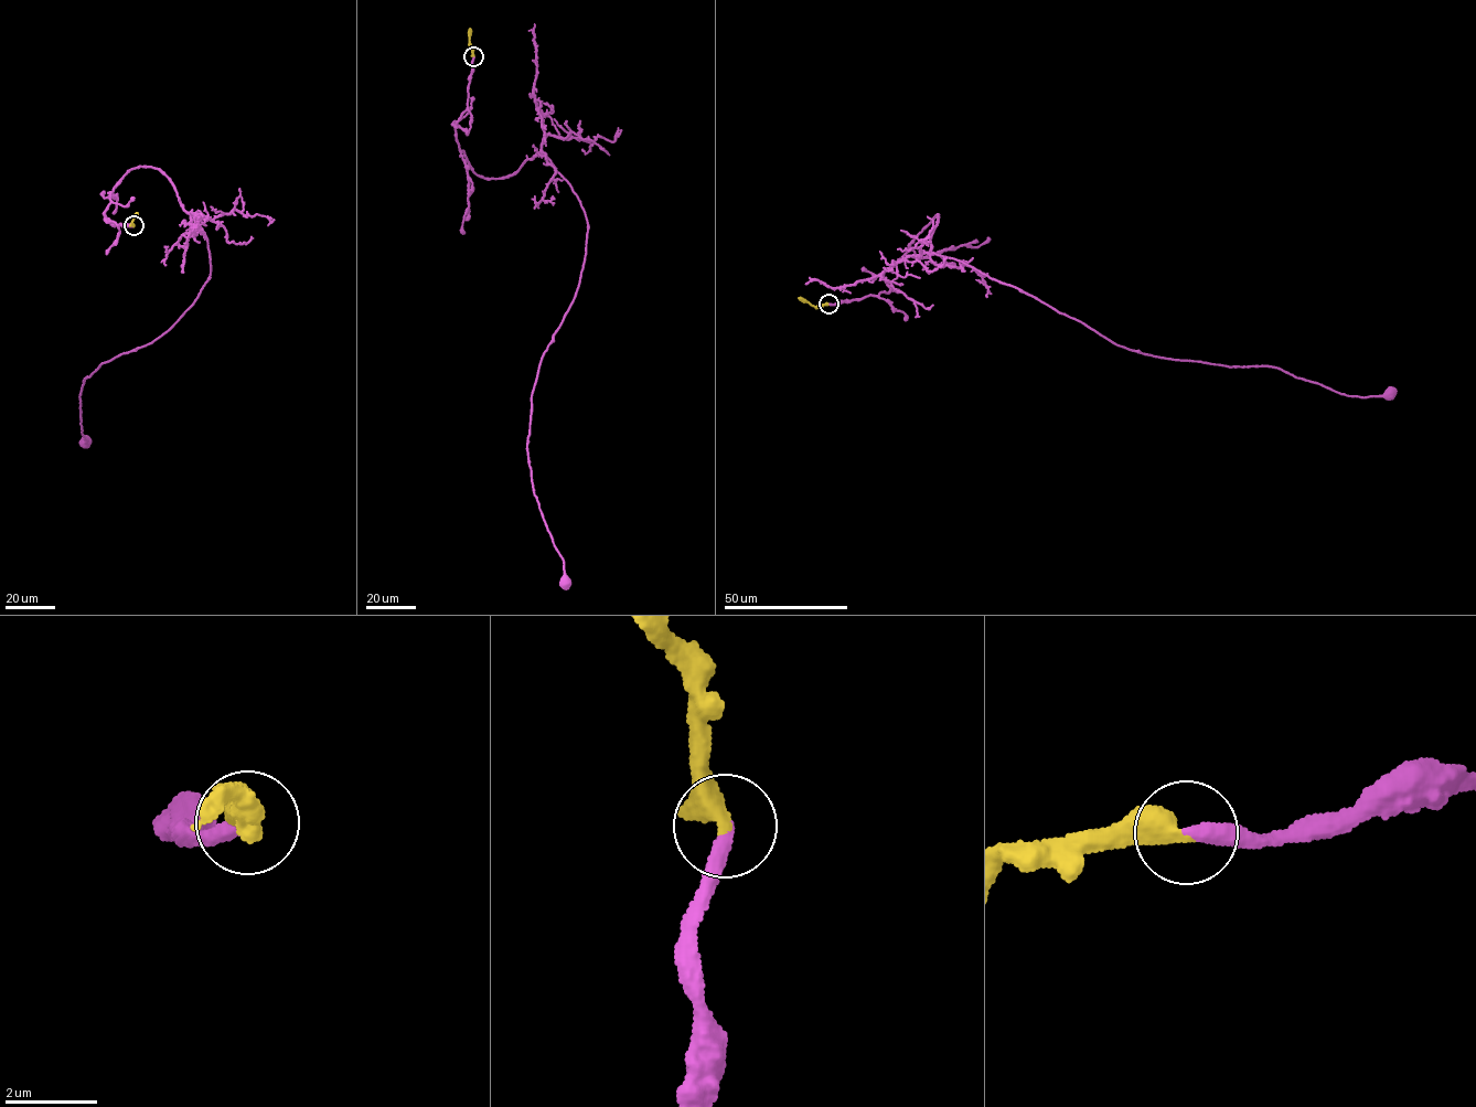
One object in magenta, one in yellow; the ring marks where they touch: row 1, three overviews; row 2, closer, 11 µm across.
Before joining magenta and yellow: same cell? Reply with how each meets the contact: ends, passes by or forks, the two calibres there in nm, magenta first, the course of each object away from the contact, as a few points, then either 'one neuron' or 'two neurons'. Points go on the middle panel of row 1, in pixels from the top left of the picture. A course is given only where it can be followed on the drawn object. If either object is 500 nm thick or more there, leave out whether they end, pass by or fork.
calibres 320 and 500 nm; course magenta (473, 56), (452, 124), (474, 172), (501, 178), (543, 153), (587, 221), (527, 445), (566, 582); course yellow (473, 56), (470, 29); one neuron

